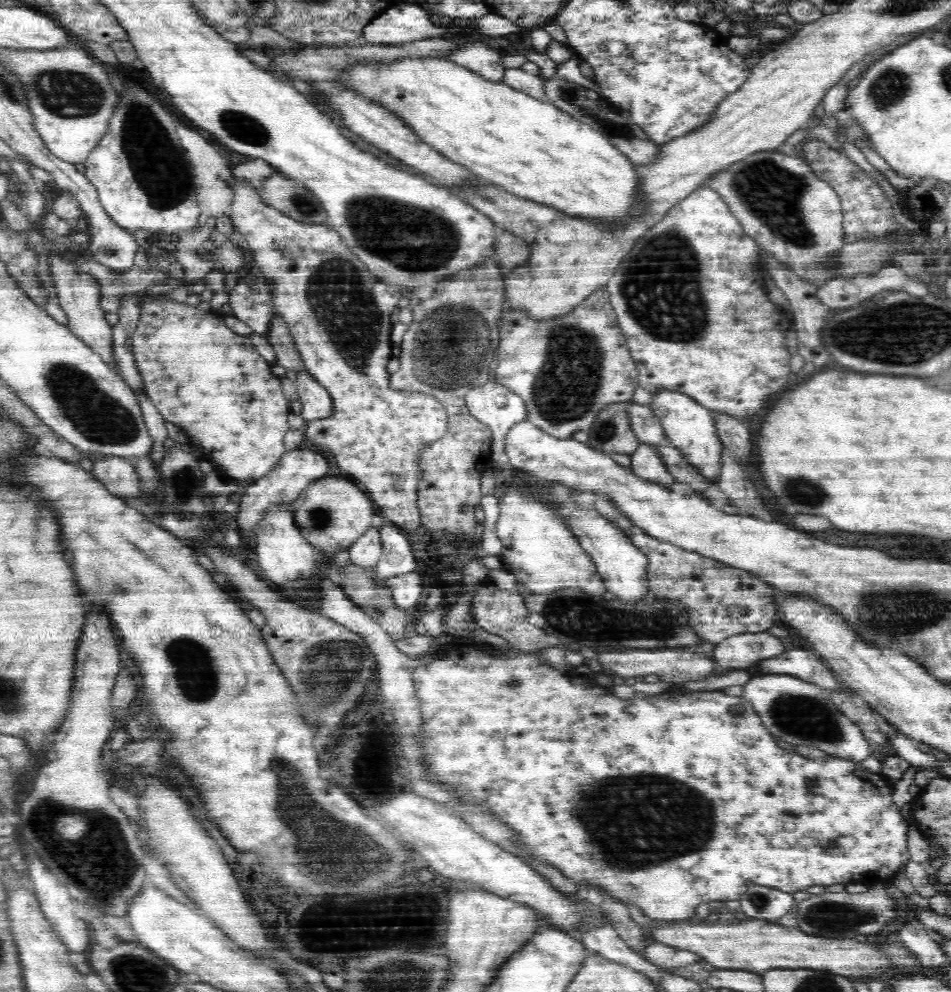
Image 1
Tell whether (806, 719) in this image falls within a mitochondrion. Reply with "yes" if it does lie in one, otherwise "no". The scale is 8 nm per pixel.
yes

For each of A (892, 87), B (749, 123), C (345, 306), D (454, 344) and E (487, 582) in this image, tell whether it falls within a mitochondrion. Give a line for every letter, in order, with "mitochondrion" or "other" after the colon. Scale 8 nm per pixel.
A: mitochondrion
B: other
C: mitochondrion
D: mitochondrion
E: other

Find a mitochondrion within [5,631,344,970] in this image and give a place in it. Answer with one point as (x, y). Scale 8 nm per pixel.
(101, 863)

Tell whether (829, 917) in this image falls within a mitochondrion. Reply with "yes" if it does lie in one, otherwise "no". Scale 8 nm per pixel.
yes

